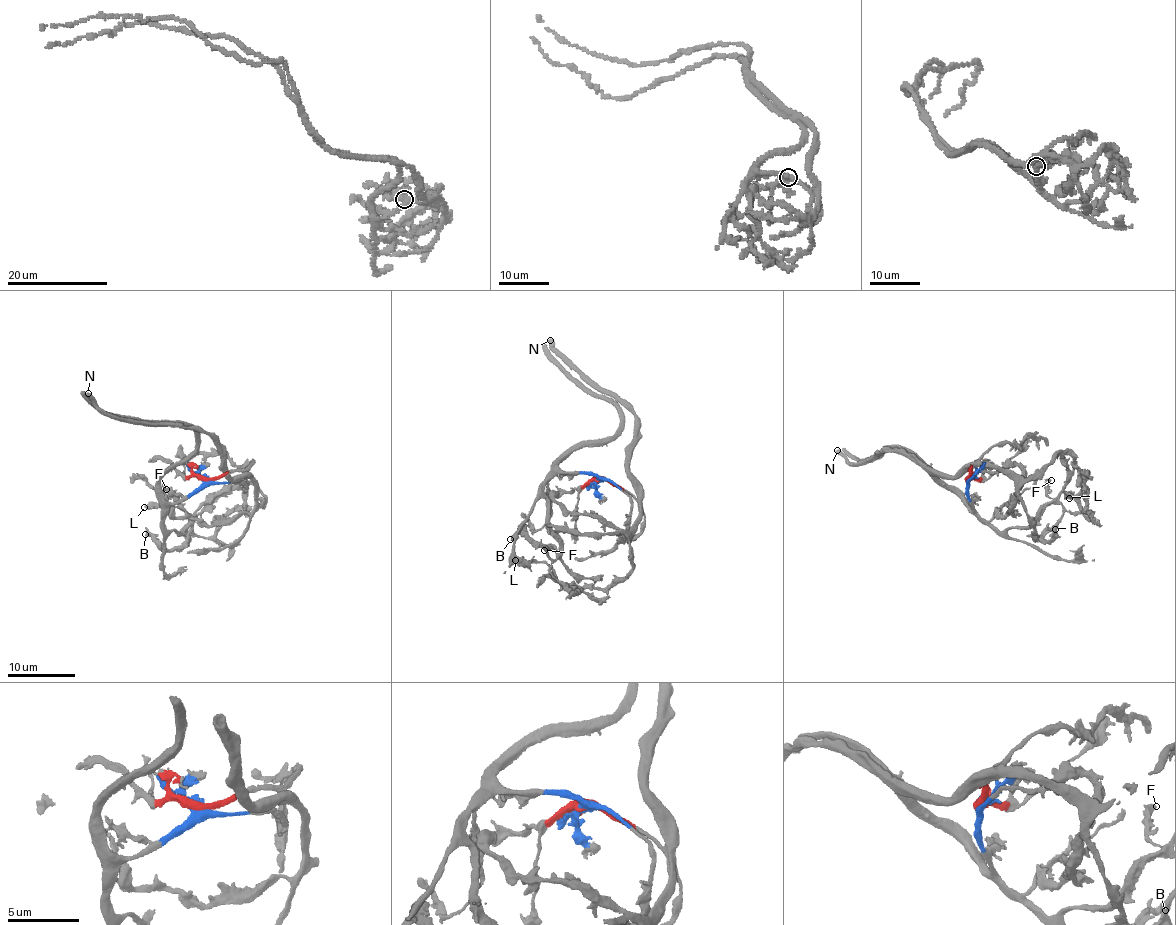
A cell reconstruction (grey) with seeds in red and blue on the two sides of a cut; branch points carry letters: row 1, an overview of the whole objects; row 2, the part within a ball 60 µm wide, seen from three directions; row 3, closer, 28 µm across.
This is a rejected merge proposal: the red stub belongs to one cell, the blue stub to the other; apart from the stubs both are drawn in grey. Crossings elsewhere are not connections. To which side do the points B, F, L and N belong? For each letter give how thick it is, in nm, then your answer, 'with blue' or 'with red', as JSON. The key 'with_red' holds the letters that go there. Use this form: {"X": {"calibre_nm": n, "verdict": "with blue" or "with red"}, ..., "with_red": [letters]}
{"B": {"calibre_nm": 360, "verdict": "with blue"}, "F": {"calibre_nm": 420, "verdict": "with blue"}, "L": {"calibre_nm": 480, "verdict": "with red"}, "N": {"calibre_nm": 500, "verdict": "with red"}, "with_red": ["L", "N"]}

